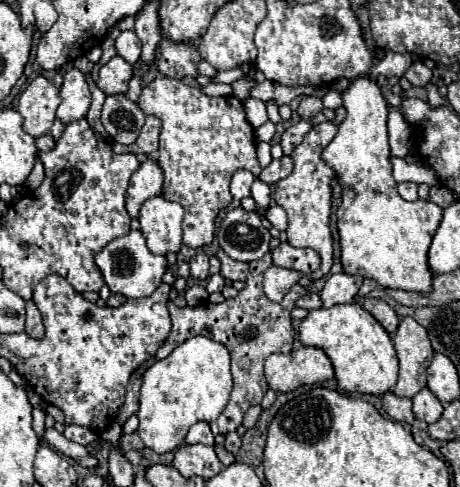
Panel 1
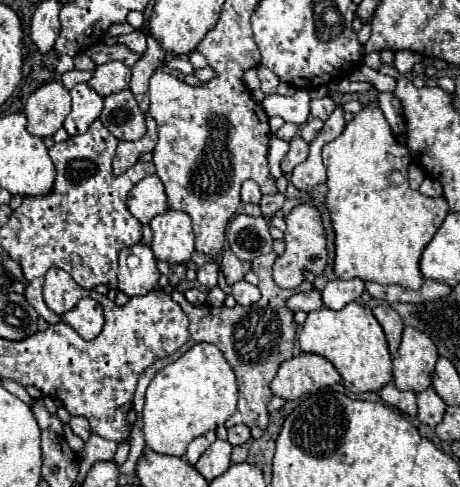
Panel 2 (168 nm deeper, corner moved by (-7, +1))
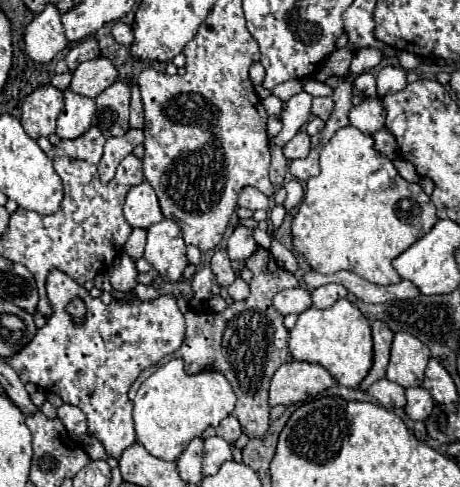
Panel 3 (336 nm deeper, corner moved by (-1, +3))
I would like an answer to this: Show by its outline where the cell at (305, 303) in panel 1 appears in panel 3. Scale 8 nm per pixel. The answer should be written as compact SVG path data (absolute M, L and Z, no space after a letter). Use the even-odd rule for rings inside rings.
M295 287L295 289L285 289L285 291L279 291L275 297L273 297L273 307L281 313L281 315L287 315L287 313L303 313L305 309L309 309L313 303L311 303L311 295L307 289L303 287Z

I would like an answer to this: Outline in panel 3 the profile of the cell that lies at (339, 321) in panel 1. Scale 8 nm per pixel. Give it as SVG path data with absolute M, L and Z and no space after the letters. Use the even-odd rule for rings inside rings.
M339 299L323 311L311 307L299 315L295 327L289 331L289 351L295 361L323 365L339 385L357 387L373 363L371 327L365 315L347 299Z

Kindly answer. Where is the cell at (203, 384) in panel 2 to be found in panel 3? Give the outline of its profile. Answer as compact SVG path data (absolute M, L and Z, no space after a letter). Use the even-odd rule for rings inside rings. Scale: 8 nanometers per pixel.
M171 359L151 373L133 399L133 419L137 441L155 457L177 461L189 441L199 437L209 425L217 427L235 409L235 393L225 377L213 369L187 375L181 359Z

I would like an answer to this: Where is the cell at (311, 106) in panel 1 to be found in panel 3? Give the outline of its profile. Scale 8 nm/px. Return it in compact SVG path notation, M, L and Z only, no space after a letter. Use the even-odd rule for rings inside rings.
M315 97L315 99L313 99L311 113L317 115L319 119L327 121L329 115L333 113L333 99L331 99L331 97Z

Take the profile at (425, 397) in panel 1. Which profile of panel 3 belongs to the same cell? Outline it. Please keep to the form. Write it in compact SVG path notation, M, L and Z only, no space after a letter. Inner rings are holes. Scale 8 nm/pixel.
M423 387L405 389L405 397L407 397L405 413L409 415L409 419L425 421L429 417L429 413L433 411L433 405L435 405L433 397Z

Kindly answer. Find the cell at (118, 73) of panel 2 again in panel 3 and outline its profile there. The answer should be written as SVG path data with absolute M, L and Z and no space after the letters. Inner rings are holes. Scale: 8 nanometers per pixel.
M105 57L85 61L73 71L73 79L69 85L69 91L77 95L97 97L101 91L105 91L109 85L117 81L117 69L113 63Z

